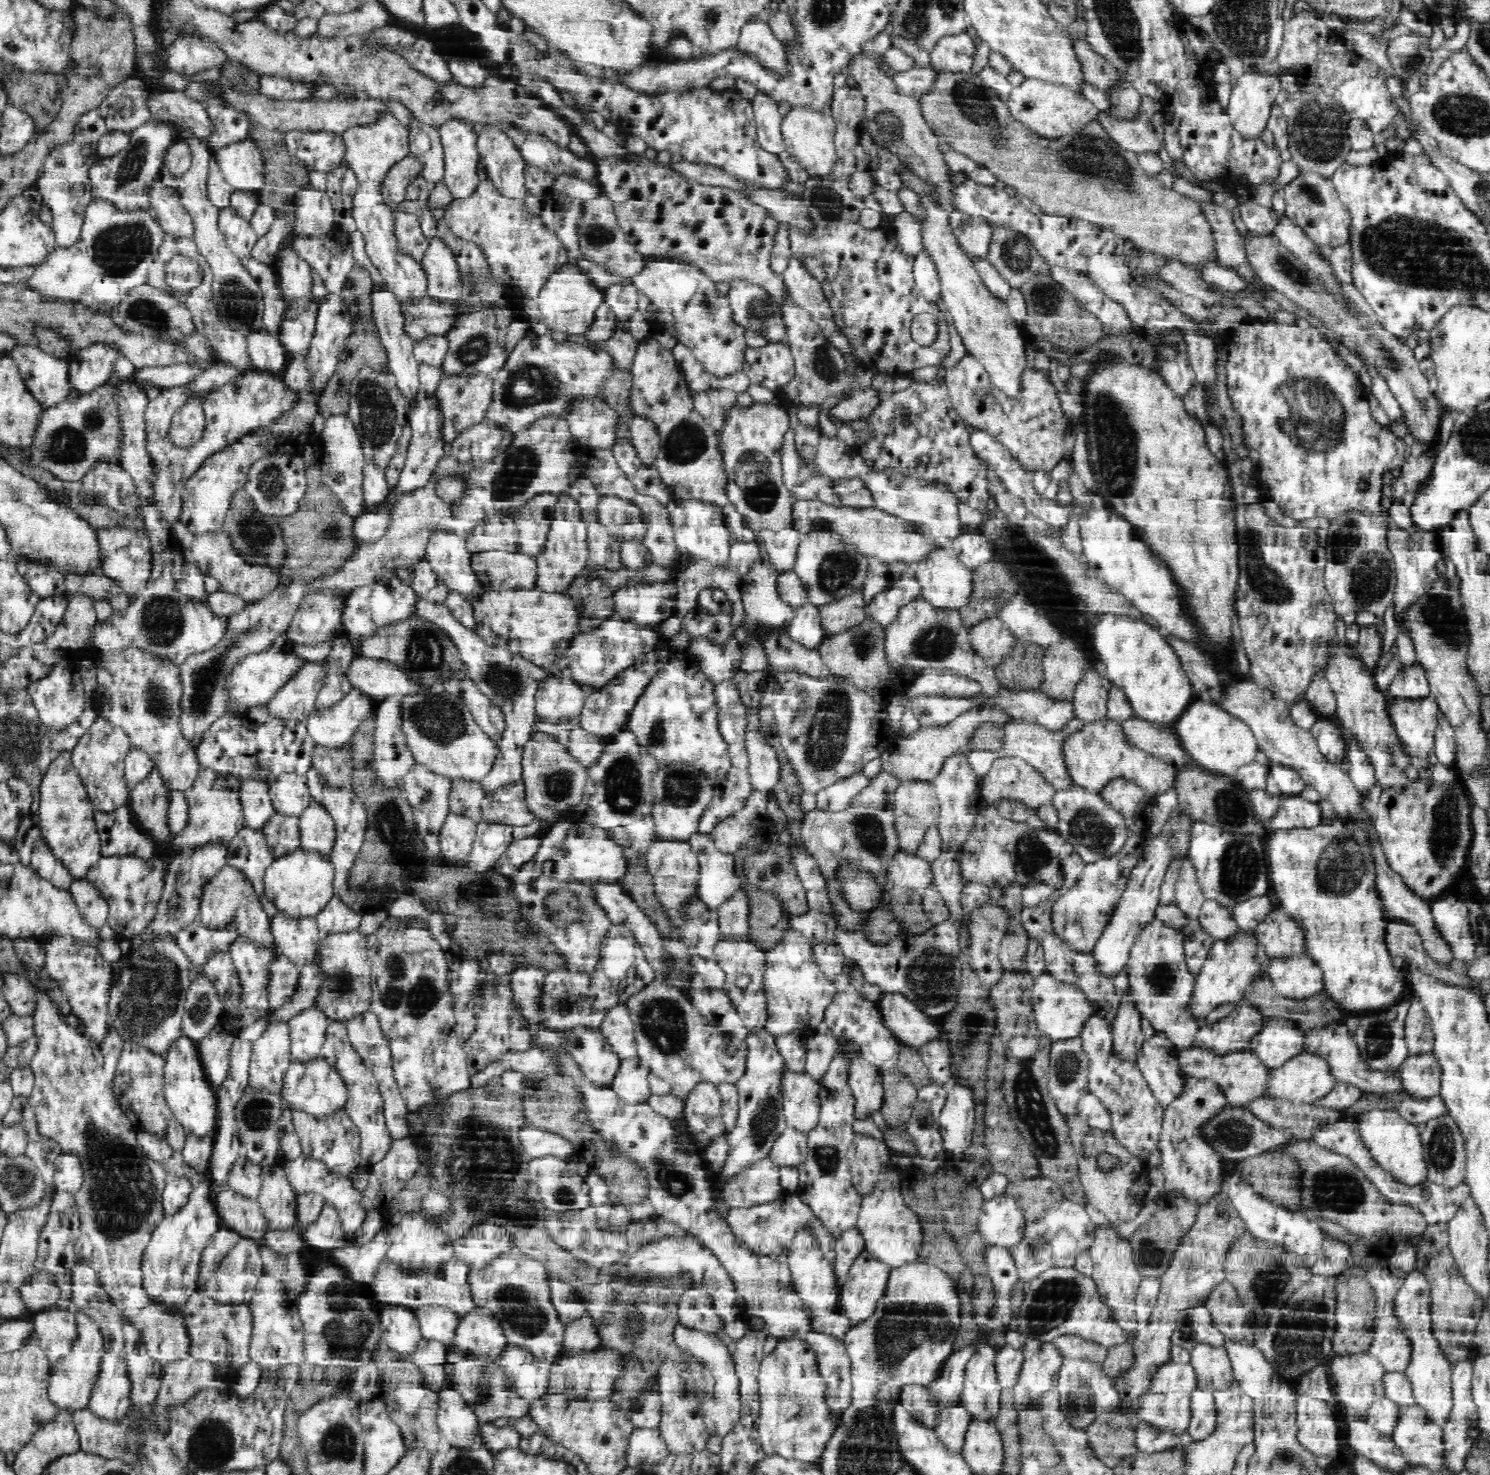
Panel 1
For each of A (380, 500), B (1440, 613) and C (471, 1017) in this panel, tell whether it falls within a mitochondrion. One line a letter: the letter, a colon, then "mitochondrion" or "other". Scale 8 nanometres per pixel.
A: other
B: mitochondrion
C: other

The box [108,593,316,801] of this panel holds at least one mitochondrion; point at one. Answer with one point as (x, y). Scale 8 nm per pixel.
(204, 679)

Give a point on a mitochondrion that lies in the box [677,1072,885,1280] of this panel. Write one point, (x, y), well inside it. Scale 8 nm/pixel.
(765, 1118)

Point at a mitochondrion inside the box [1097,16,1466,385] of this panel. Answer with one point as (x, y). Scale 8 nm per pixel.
(1318, 137)

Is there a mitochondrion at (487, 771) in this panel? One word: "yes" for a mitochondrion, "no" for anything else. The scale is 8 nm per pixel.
no

